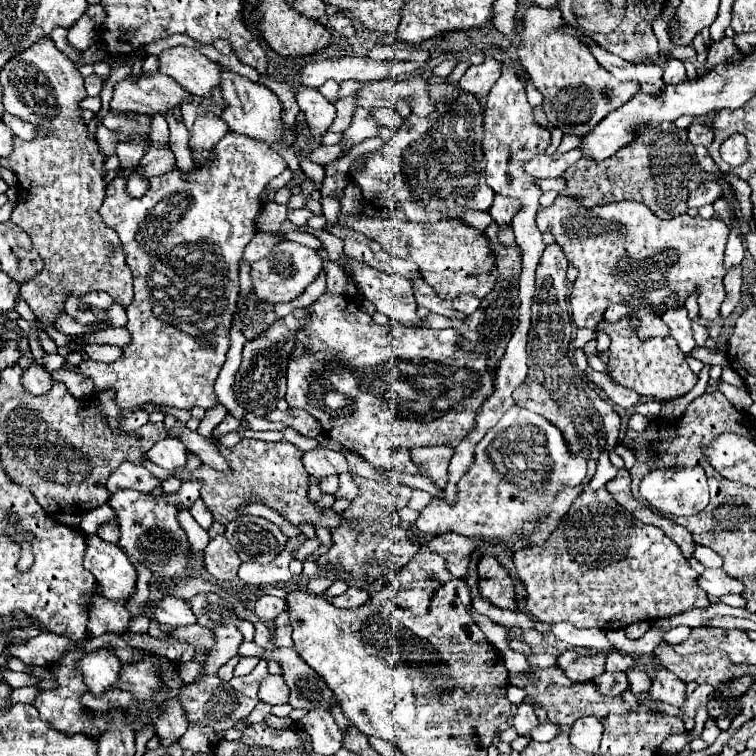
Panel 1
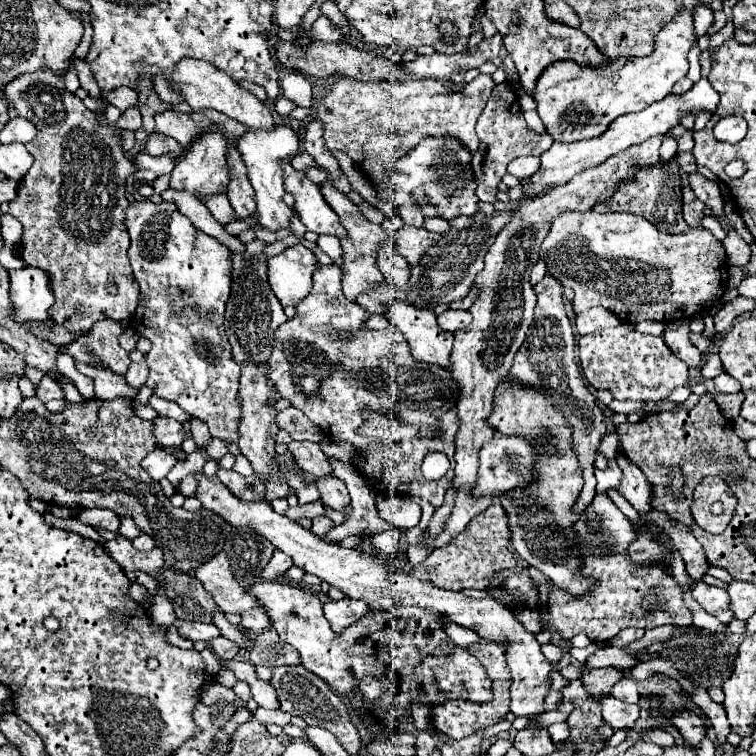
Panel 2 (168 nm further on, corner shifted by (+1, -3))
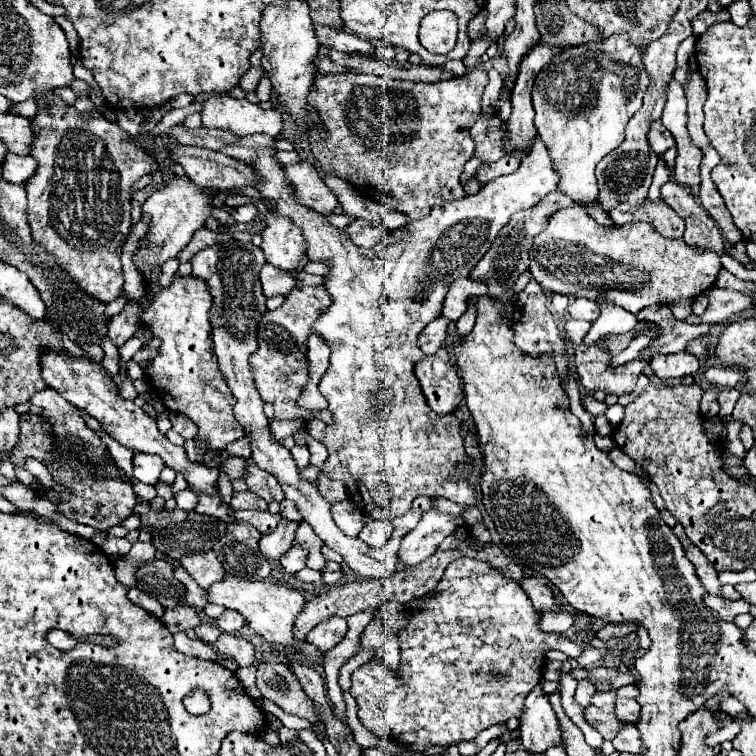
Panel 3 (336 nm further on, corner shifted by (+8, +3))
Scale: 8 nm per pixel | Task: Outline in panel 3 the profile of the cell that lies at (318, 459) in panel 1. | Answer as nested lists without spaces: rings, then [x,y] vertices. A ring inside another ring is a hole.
[[[352,499],[330,503],[330,509],[332,509],[332,517],[334,517],[336,525],[346,535],[356,537],[360,533],[360,529],[364,527],[364,523],[362,523],[362,511],[360,511],[360,507],[356,507],[352,503]]]

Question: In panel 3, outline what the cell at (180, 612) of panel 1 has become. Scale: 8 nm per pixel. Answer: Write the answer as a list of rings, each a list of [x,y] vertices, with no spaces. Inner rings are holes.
[[[200,623],[200,625],[194,627],[194,629],[196,629],[198,639],[202,639],[202,641],[206,641],[206,643],[214,643],[214,641],[218,639],[218,635],[220,635],[220,629],[218,629],[216,625],[212,625],[212,623]]]

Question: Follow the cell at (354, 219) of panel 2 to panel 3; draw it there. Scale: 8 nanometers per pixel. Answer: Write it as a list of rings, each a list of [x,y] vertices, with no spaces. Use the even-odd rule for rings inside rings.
[[[302,161],[302,163],[294,163],[294,165],[284,165],[284,169],[286,169],[288,181],[294,185],[294,189],[298,193],[300,203],[304,203],[304,205],[310,203],[312,209],[316,209],[318,213],[328,215],[328,217],[334,213],[338,199],[318,177],[318,171],[314,169],[314,165],[310,165],[308,161]]]

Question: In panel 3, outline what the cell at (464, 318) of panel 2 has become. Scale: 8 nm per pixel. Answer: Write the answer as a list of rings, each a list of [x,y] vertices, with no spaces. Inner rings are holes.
[[[436,317],[434,321],[430,321],[426,327],[424,327],[424,331],[420,333],[420,337],[418,337],[418,345],[420,345],[420,349],[424,351],[424,353],[436,353],[436,349],[444,343],[444,339],[446,339],[446,331],[448,331],[448,325],[450,325],[450,319],[446,319],[446,317]]]

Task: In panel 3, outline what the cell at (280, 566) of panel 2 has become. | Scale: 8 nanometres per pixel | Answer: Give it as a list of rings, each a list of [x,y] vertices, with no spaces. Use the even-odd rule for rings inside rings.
[[[282,519],[278,523],[278,527],[270,535],[262,535],[262,539],[260,539],[260,551],[262,551],[262,555],[268,561],[282,559],[282,555],[292,547],[296,527],[298,527],[298,523]]]

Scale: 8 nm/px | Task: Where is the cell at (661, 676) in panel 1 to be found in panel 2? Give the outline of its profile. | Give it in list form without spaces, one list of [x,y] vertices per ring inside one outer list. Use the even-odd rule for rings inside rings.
[[[679,711],[679,713],[673,713],[671,717],[673,725],[677,725],[679,733],[695,747],[699,749],[699,743],[705,739],[707,731],[705,731],[705,723],[701,717],[697,717],[695,713],[691,711]]]

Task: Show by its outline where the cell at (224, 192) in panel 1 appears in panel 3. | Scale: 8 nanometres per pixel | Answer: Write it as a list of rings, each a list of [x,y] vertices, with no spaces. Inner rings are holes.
[[[136,263],[136,269],[152,293],[152,301],[144,307],[142,323],[154,333],[154,337],[162,339],[158,355],[150,359],[144,369],[146,379],[170,411],[184,413],[198,425],[198,437],[204,439],[210,449],[222,451],[228,443],[242,439],[244,431],[232,413],[236,397],[228,391],[224,375],[216,363],[216,353],[212,351],[212,325],[208,315],[212,307],[212,293],[208,283],[196,275],[182,277],[174,273],[170,285],[160,287],[158,281],[162,267],[144,267],[142,263]]]

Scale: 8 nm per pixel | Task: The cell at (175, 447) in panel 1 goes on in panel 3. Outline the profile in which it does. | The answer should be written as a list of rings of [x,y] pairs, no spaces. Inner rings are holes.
[[[134,455],[134,477],[138,481],[156,485],[162,469],[164,461],[158,455]]]

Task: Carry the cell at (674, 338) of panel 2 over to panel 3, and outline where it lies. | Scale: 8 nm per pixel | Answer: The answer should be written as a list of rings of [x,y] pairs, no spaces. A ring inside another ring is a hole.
[[[678,351],[672,355],[658,355],[650,361],[650,369],[658,377],[686,377],[698,371],[698,359],[688,351]]]

